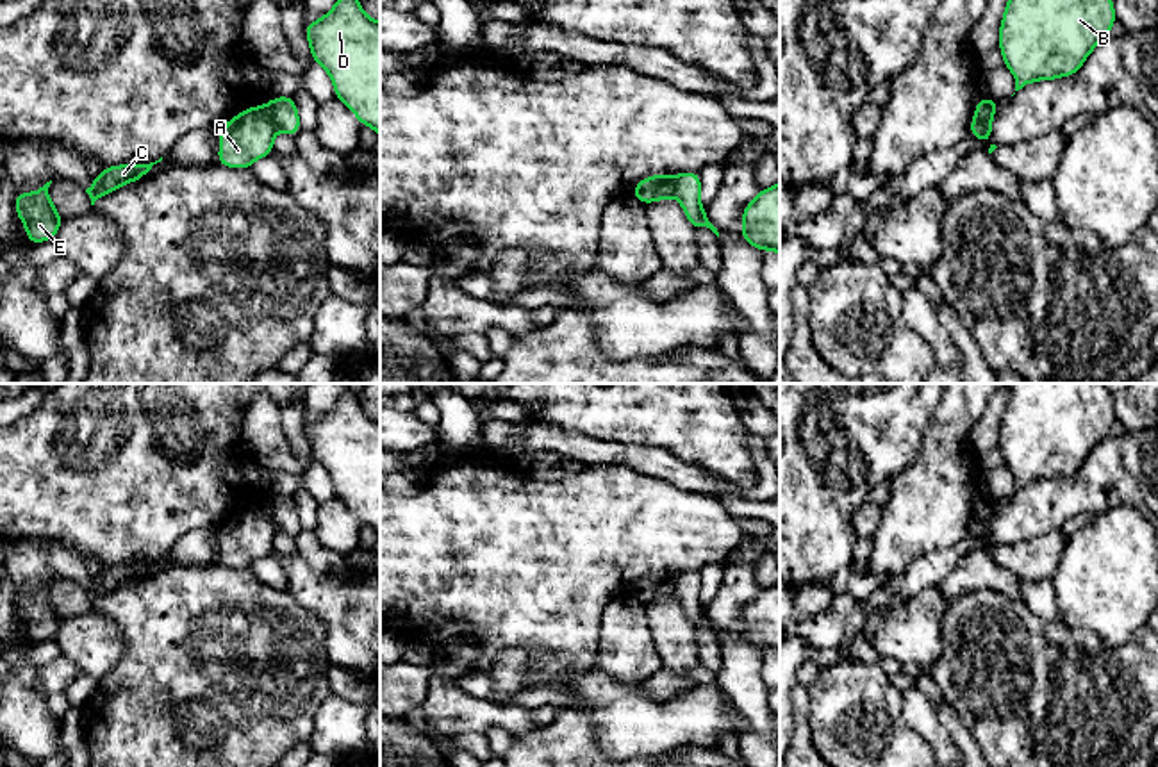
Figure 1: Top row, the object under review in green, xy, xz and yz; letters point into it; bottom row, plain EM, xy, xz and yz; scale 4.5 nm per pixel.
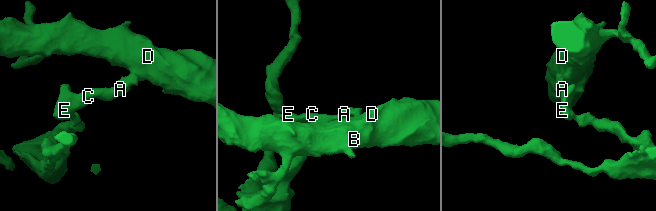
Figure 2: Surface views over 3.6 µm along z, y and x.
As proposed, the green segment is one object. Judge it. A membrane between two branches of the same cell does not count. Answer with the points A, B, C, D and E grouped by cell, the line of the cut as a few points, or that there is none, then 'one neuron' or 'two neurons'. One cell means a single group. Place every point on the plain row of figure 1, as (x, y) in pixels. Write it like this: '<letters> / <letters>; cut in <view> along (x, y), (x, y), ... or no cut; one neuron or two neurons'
A C E / B D; cut in xy along (266, 507), (279, 527); two neurons

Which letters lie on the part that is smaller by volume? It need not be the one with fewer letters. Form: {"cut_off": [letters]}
{"cut_off": ["A", "C", "E"]}

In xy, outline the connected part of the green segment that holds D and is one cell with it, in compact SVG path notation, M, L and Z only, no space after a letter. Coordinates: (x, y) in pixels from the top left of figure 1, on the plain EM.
M346 389L323 417L305 425L305 437L312 460L332 478L335 498L380 537L380 421L371 419L357 392Z

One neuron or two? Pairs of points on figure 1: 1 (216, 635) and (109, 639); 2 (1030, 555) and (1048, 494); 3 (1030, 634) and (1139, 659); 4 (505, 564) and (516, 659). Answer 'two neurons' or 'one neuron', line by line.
1: two neurons
2: two neurons
3: one neuron
4: two neurons

